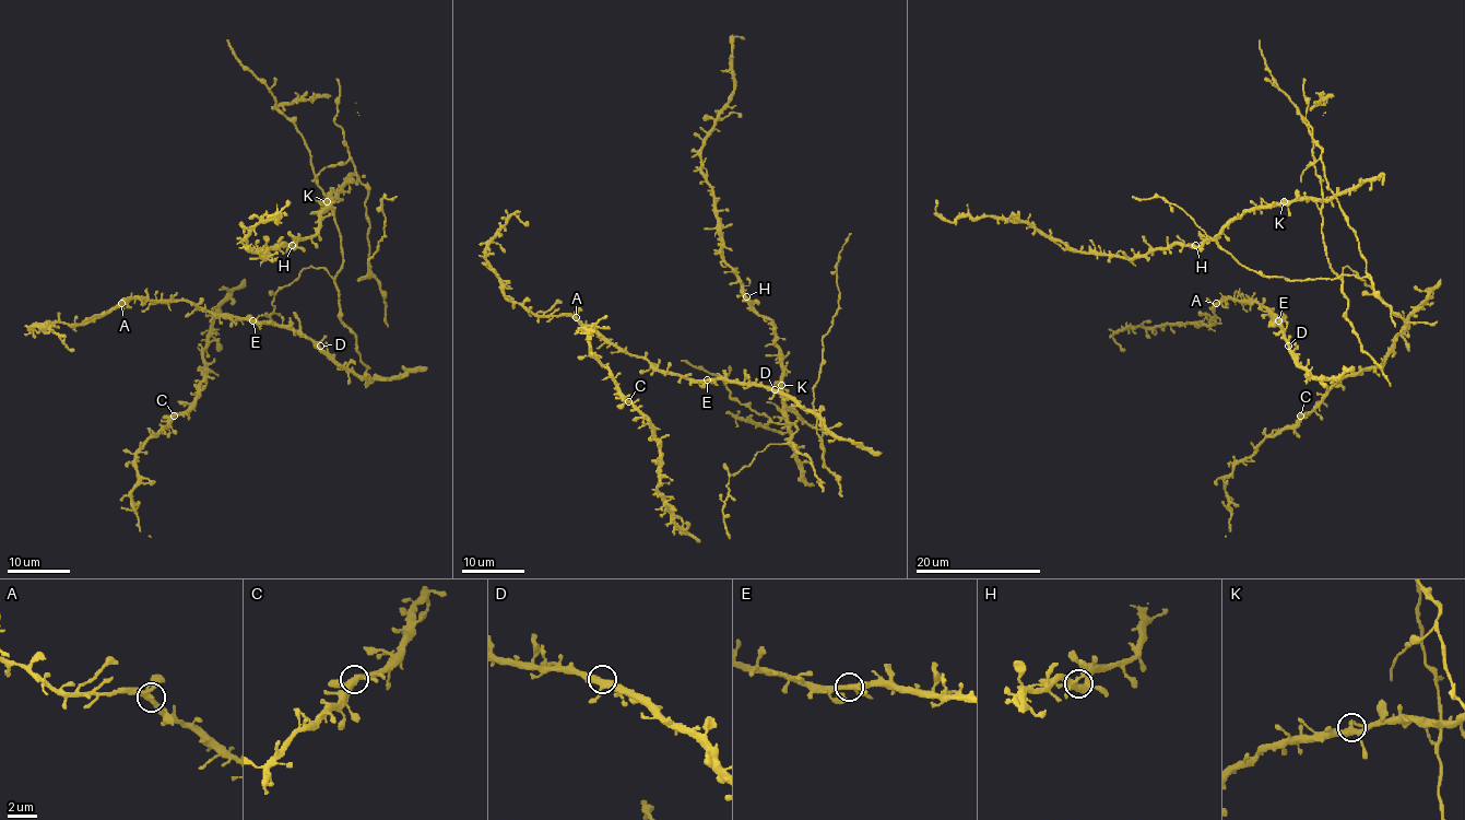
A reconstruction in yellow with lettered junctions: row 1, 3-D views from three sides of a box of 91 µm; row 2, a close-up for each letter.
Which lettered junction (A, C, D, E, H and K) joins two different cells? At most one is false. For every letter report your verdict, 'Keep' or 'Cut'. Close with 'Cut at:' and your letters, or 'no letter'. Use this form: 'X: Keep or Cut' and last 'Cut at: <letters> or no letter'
A: Keep
C: Keep
D: Keep
E: Keep
H: Keep
K: Keep
Cut at: no letter

